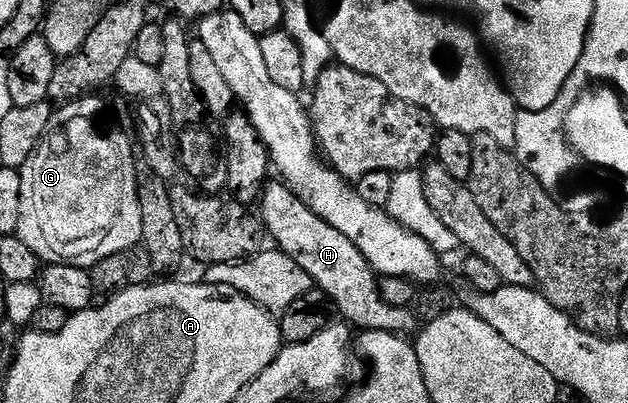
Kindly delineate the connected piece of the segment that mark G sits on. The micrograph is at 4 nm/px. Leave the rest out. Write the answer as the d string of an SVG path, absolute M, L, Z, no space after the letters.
M89 94L57 107L52 113L50 126L40 140L39 146L34 150L34 154L30 154L30 158L24 163L23 168L19 169L22 182L22 210L16 231L20 240L26 242L26 246L30 246L30 250L34 250L34 254L44 262L75 262L81 266L91 266L110 254L118 254L127 248L137 247L142 238L142 210L138 210L138 186L136 185L138 160L137 157L132 157L133 141L132 144L128 141L128 136L122 129L111 128L108 125L108 112L104 109L103 102L95 100L95 98L95 95Z

